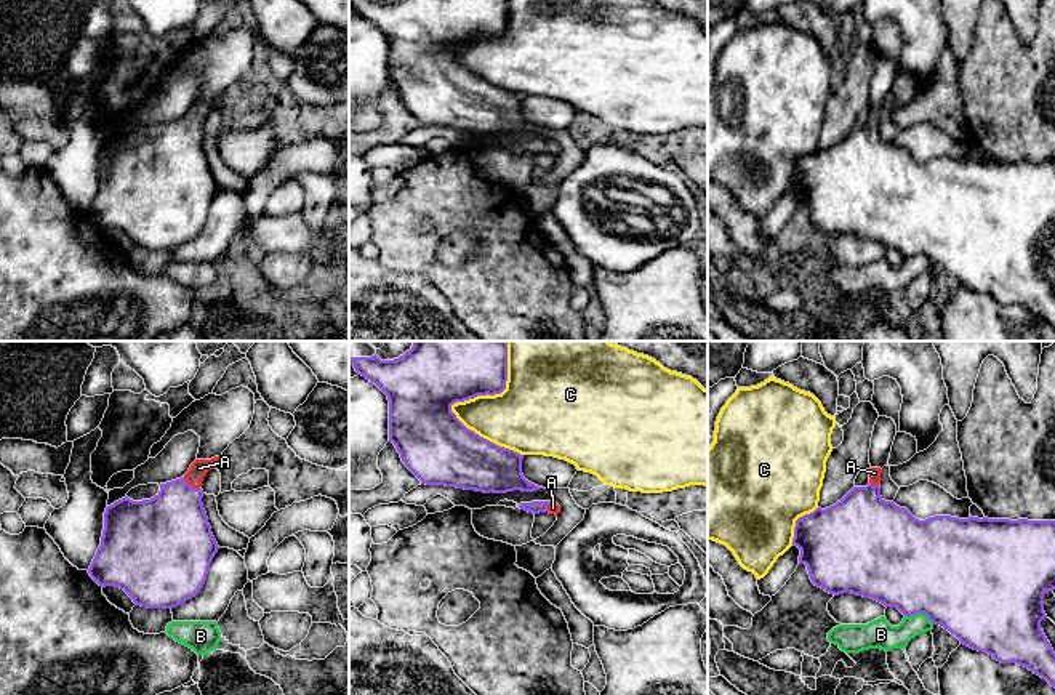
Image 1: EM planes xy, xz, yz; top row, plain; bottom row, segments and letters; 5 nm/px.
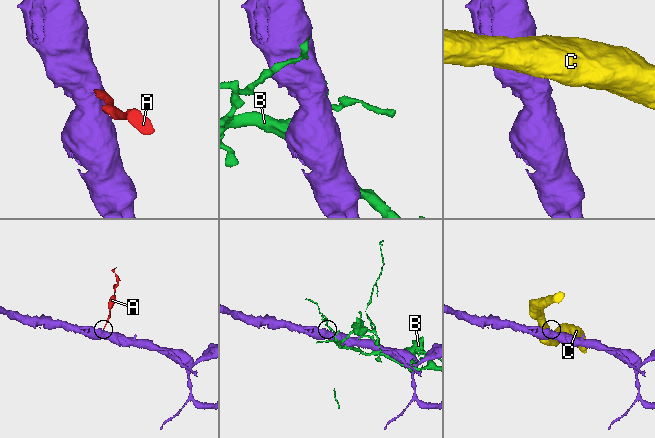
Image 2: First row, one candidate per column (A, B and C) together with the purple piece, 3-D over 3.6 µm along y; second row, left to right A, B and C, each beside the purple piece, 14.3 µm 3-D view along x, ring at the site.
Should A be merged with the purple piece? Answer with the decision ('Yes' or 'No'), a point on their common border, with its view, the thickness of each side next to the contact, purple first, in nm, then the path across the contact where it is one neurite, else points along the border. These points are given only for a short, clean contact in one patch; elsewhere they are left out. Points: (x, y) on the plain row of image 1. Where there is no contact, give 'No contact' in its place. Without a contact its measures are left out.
Yes. Touches purple at xy (191, 127). Thickness 380 nm (purple) against 90 nm. Path across: xy (170, 172), (191, 127), (199, 109)

